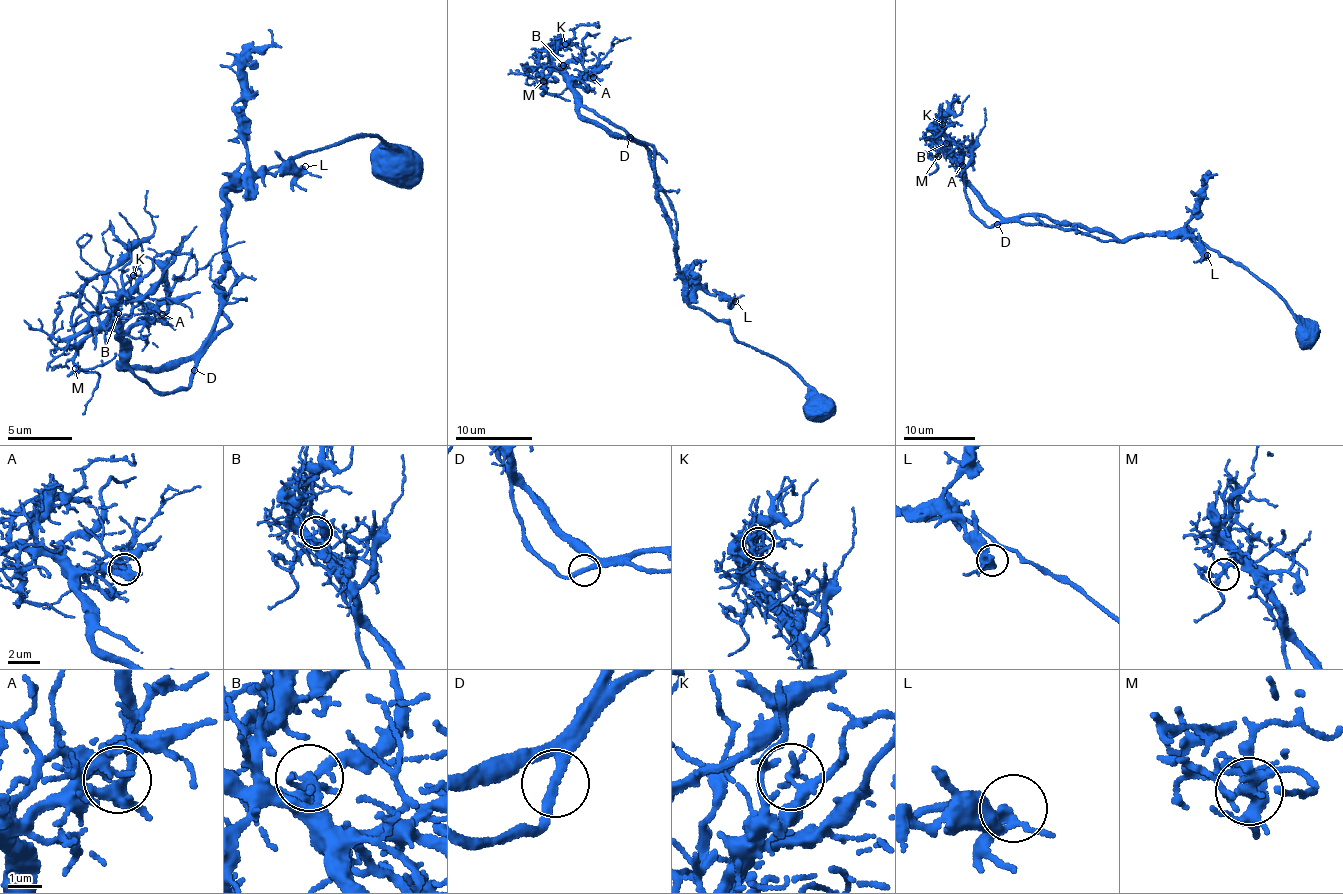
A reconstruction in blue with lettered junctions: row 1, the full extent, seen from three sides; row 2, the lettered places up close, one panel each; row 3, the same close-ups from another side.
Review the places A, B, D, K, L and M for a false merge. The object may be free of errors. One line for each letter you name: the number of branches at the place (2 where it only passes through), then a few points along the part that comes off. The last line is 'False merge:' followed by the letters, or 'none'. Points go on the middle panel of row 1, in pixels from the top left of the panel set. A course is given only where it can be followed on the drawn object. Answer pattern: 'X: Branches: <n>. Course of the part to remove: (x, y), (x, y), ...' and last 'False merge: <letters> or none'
False merge: none

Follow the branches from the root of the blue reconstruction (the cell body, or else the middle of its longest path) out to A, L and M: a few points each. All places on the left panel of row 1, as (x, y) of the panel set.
A: (394, 169), (364, 134), (241, 180), (199, 348), (120, 364), (125, 334), (162, 314)
L: (394, 169), (389, 165), (389, 145), (364, 134), (307, 151), (233, 186), (249, 174), (305, 166)
M: (394, 169), (364, 134), (241, 180), (199, 348), (130, 367), (99, 329), (75, 368)

